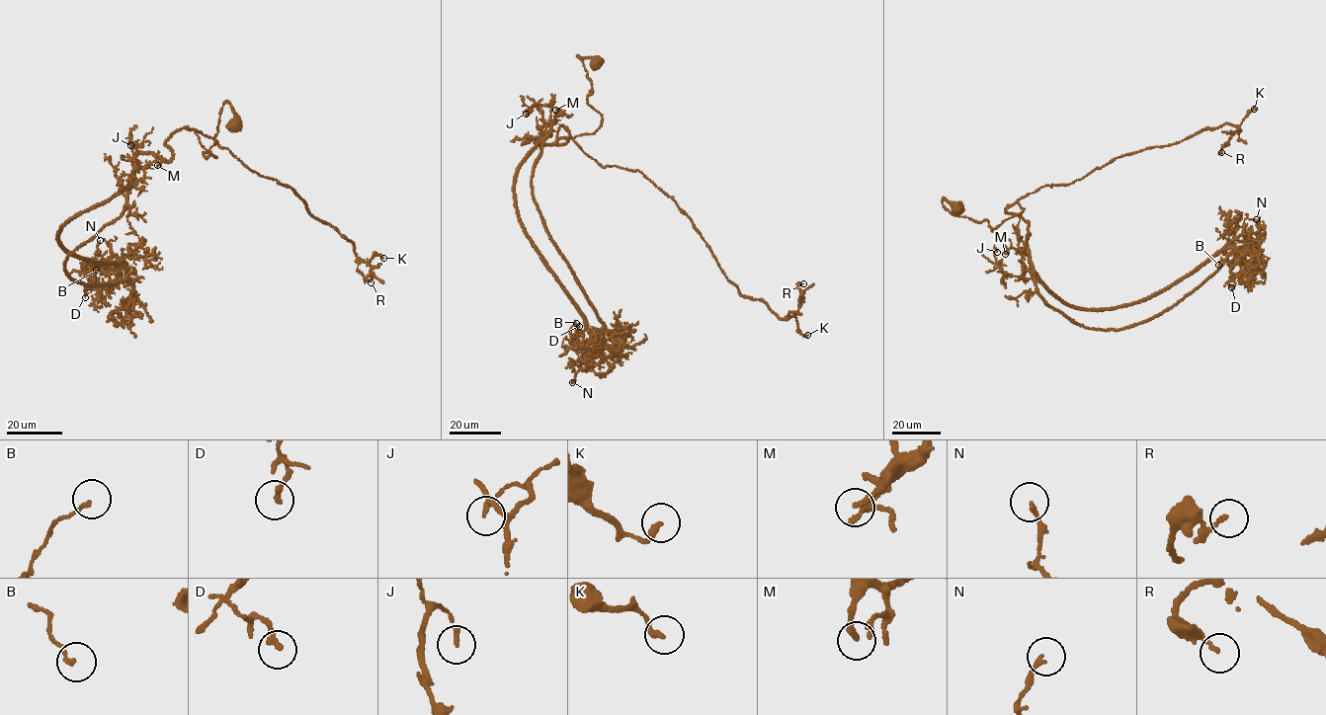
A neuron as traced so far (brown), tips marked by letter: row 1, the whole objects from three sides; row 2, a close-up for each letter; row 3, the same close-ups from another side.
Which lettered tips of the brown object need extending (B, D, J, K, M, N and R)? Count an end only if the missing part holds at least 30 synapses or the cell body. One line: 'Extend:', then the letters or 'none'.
Extend: none

